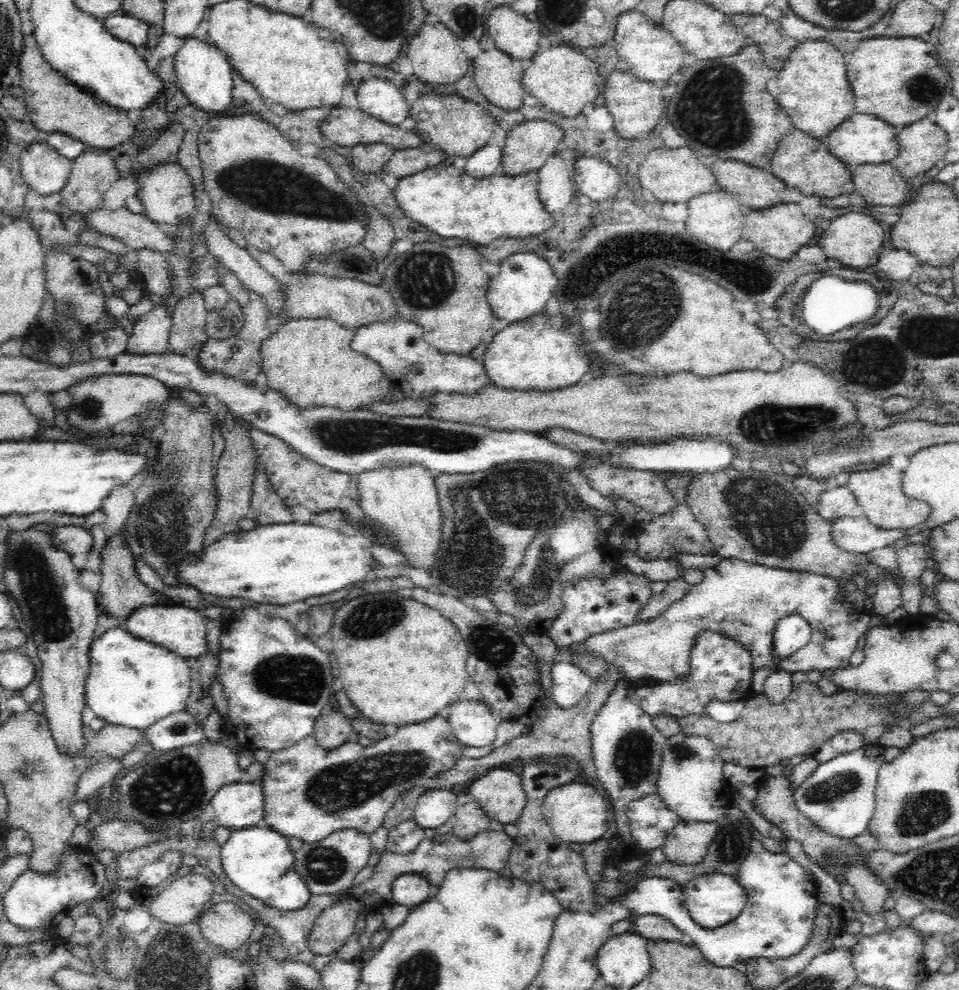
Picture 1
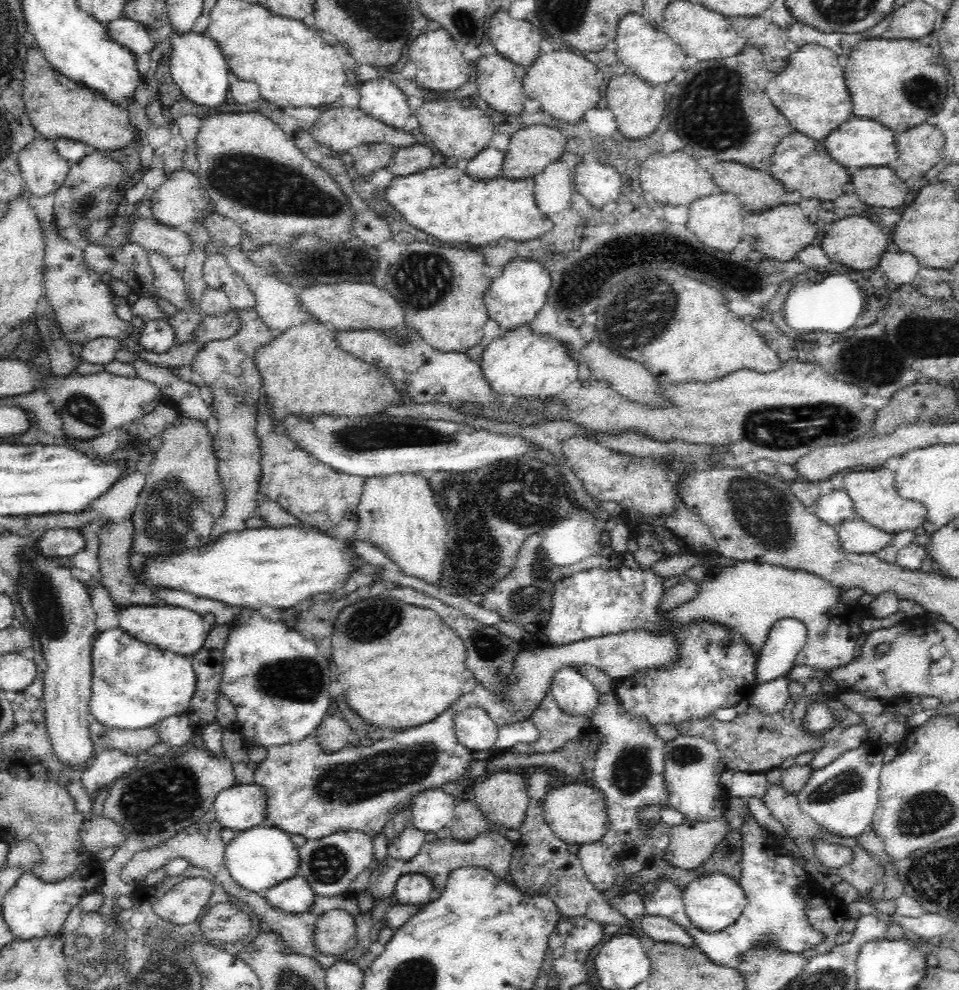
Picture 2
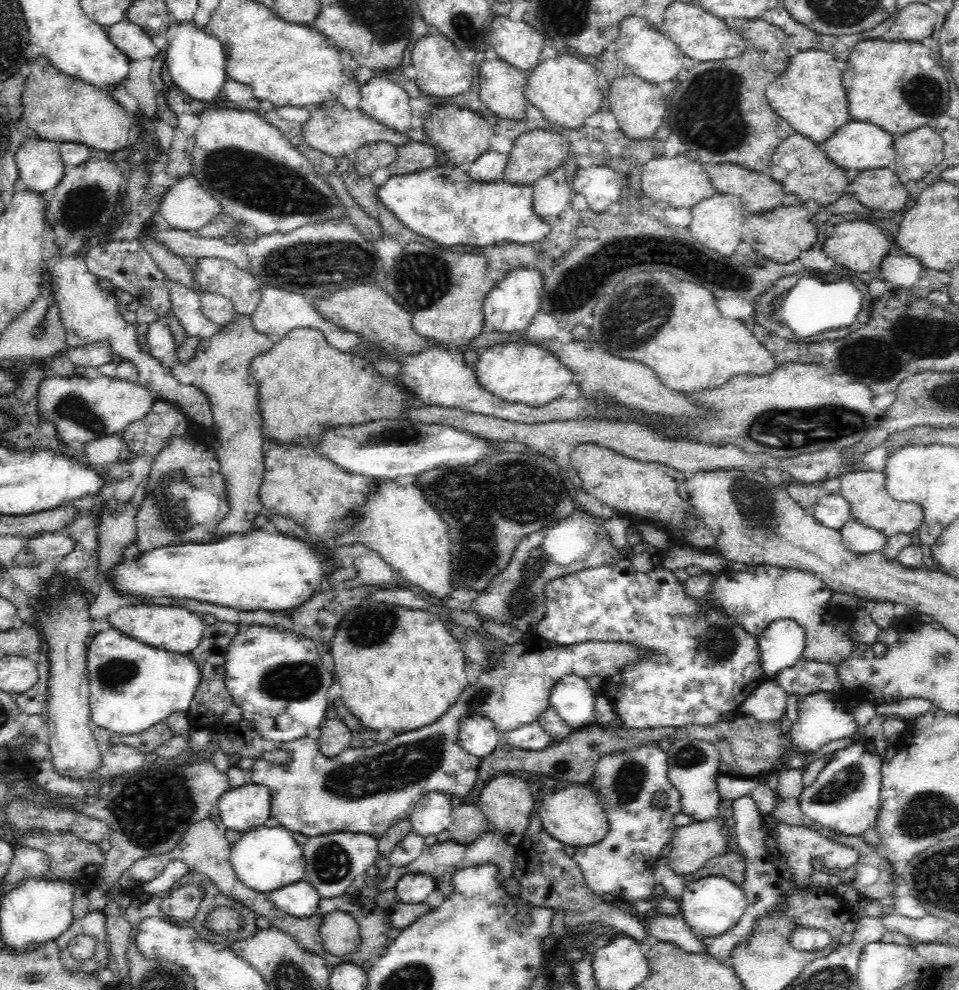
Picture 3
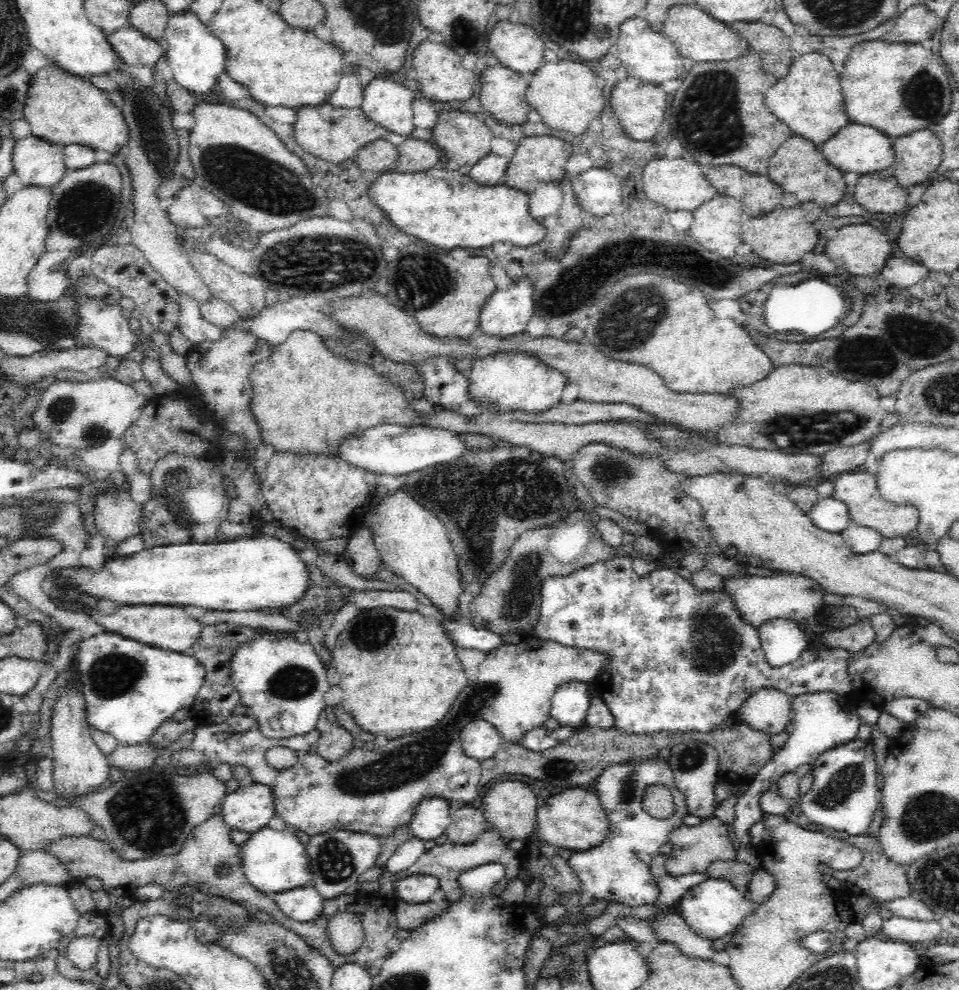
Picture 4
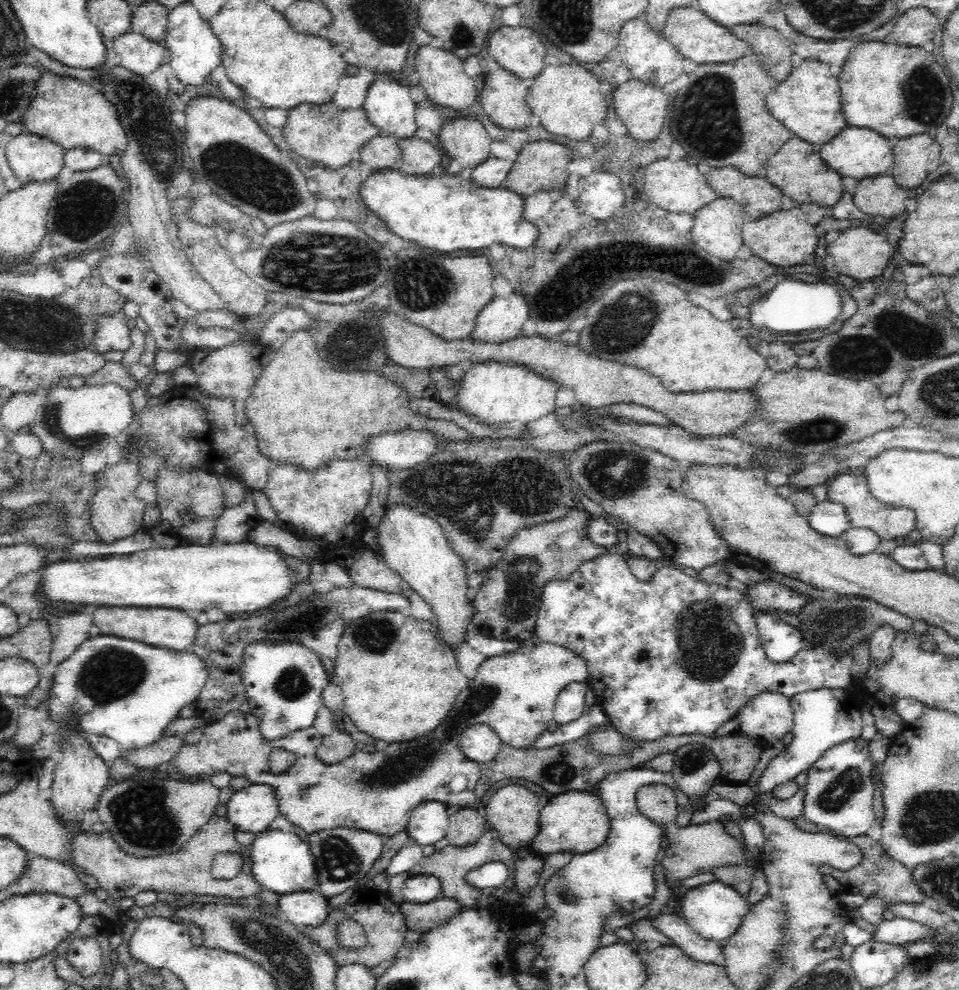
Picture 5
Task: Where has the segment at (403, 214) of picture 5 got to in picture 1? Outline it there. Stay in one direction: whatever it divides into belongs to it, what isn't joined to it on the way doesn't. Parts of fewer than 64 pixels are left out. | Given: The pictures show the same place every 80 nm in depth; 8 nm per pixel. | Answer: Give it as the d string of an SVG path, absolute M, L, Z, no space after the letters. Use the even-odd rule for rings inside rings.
M442 162L435 167L428 167L422 172L398 179L395 188L392 189L396 205L404 211L404 216L422 225L428 230L442 236L442 238L462 238L470 240L482 246L488 246L492 241L498 241L503 237L526 238L542 234L544 230L552 228L553 216L542 207L537 193L538 173L532 171L520 176L506 176L498 173L489 177L470 176L465 169L458 169L452 163Z

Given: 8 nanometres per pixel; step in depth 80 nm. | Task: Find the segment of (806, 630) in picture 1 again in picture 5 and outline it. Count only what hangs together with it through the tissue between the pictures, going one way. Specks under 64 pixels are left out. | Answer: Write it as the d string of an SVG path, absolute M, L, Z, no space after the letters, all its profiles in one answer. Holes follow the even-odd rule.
M762 611L757 616L757 630L762 648L772 662L788 662L804 647L801 633L782 621L775 611Z

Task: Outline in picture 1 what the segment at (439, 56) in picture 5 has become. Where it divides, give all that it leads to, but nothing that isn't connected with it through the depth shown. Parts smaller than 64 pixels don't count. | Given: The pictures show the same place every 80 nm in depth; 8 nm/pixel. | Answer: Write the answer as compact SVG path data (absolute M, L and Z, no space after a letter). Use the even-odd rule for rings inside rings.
M437 23L435 26L422 25L417 33L409 40L407 57L410 58L414 68L414 75L422 84L439 84L446 86L458 82L470 68L471 60L459 47L457 37L445 24Z

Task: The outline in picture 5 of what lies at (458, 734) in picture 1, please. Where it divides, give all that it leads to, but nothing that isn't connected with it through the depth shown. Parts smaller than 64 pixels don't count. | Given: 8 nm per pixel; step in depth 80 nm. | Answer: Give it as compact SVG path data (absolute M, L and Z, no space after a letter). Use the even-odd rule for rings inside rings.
M473 724L464 730L458 743L468 760L482 764L496 758L503 742L493 731L491 725Z

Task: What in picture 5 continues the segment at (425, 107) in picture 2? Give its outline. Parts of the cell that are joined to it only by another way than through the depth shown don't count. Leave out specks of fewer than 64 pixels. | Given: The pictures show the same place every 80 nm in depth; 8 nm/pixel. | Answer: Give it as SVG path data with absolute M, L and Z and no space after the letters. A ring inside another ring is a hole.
M475 119L449 120L439 132L439 140L449 159L456 160L461 168L476 168L486 160L493 143L482 123Z

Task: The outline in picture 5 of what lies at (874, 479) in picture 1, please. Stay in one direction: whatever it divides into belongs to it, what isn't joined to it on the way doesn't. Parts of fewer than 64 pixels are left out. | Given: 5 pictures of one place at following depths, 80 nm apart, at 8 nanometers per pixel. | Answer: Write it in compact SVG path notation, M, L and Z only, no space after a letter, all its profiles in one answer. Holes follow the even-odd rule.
M845 470L841 471L834 480L827 483L826 489L828 501L844 505L850 526L870 529L880 537L880 540L902 540L902 537L908 536L915 528L916 513L909 508L894 508L876 501L864 475L856 476Z

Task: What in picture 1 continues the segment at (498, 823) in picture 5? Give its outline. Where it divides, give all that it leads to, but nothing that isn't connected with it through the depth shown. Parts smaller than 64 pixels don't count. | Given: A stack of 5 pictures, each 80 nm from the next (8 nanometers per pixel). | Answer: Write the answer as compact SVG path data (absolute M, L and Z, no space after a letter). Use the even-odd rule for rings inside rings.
M500 766L472 782L469 793L478 801L484 814L490 819L498 820L503 825L514 825L522 814L527 803L527 794L521 783L521 776L511 770L500 770Z

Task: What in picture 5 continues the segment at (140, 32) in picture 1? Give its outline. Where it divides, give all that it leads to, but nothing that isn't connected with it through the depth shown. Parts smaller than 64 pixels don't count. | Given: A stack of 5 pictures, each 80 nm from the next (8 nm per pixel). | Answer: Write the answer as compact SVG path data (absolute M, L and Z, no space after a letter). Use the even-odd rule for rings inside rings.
M131 30L113 41L121 60L120 66L146 79L163 64L162 59L167 53L163 44L148 40Z

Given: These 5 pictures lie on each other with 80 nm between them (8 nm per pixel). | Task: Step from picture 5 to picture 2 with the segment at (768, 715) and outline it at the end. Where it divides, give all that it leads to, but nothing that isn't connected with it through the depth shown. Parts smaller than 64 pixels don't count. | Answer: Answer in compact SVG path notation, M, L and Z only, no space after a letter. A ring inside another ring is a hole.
M778 677L776 680L757 684L746 703L747 708L754 707L762 715L773 715L783 708L788 699L788 681L786 677Z

